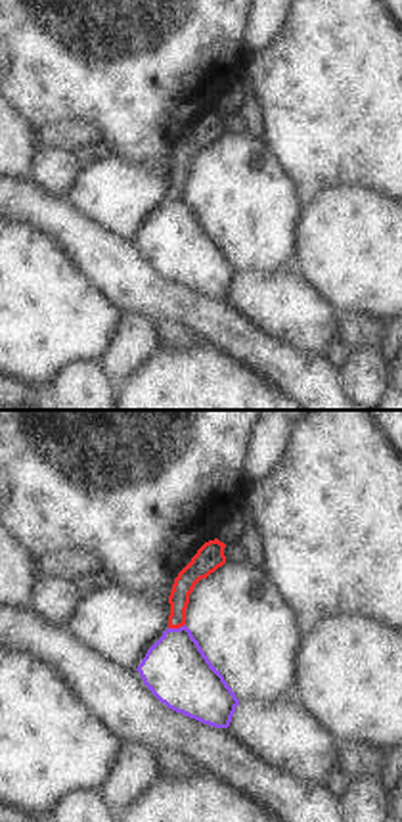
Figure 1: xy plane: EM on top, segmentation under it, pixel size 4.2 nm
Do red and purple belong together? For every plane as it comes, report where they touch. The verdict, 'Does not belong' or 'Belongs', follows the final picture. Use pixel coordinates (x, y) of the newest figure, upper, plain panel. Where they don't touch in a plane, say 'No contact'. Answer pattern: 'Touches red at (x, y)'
Touches red at (177, 198)

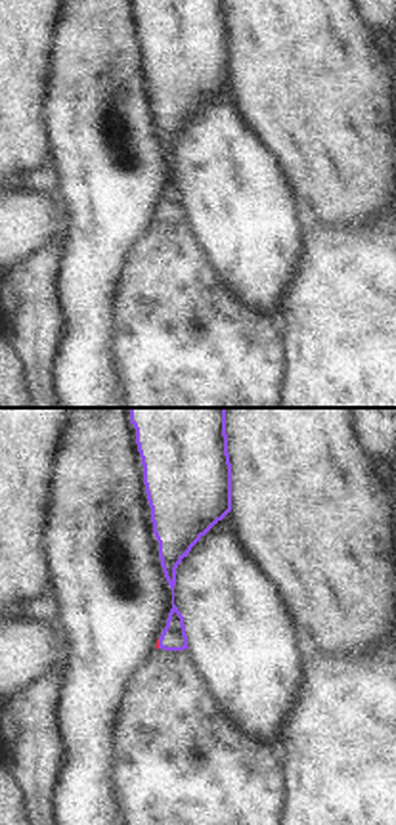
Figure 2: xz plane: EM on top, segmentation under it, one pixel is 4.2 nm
Touches red at (157, 215)

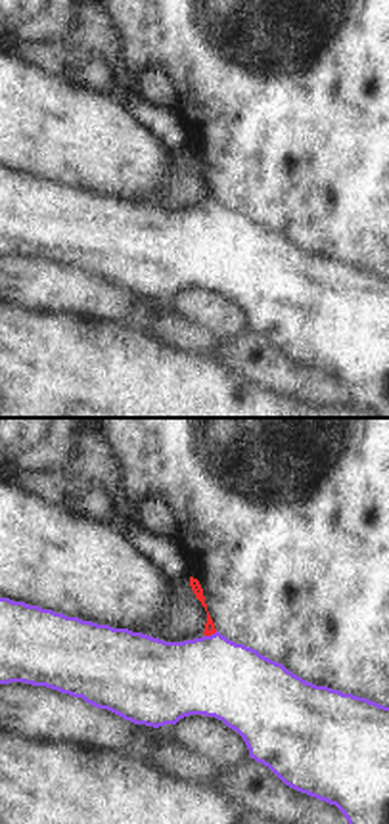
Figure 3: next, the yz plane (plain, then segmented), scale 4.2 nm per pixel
Touches red at (211, 204)

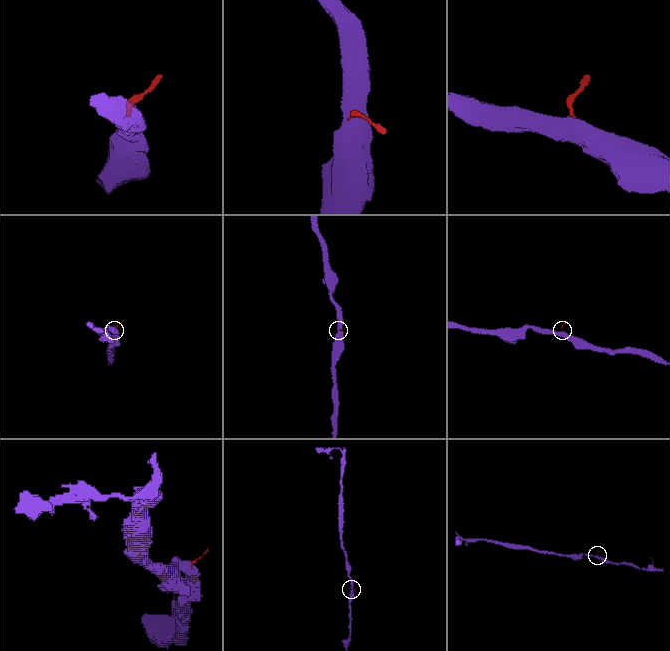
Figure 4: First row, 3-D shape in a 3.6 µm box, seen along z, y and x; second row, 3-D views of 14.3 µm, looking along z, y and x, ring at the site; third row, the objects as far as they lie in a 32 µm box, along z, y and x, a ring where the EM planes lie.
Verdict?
Belongs

